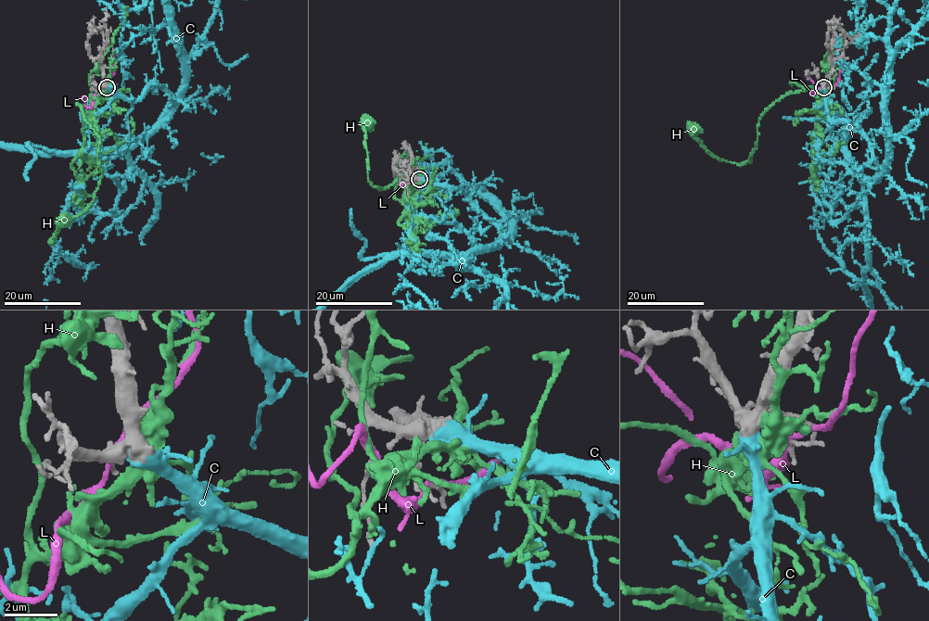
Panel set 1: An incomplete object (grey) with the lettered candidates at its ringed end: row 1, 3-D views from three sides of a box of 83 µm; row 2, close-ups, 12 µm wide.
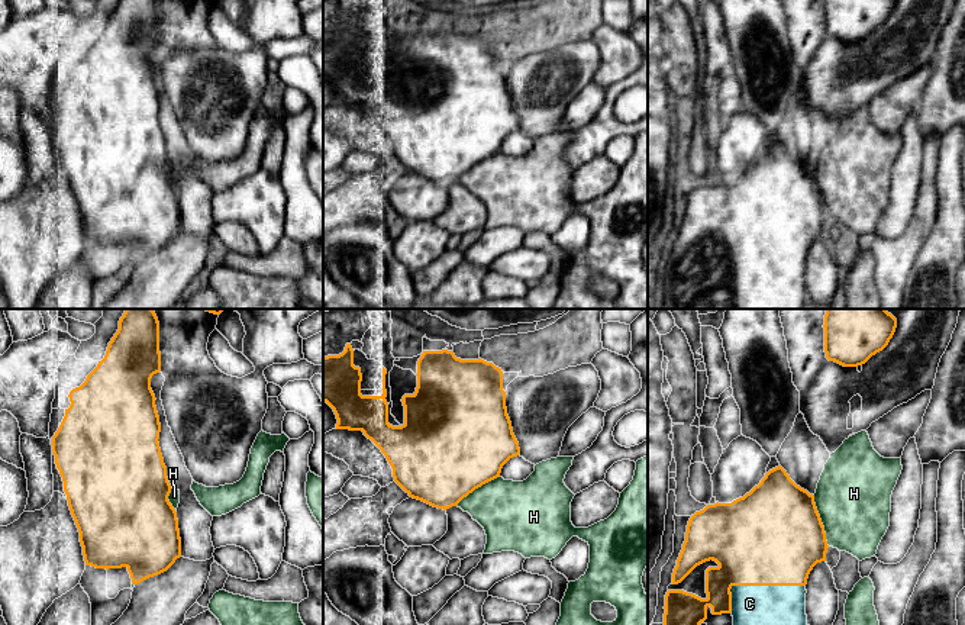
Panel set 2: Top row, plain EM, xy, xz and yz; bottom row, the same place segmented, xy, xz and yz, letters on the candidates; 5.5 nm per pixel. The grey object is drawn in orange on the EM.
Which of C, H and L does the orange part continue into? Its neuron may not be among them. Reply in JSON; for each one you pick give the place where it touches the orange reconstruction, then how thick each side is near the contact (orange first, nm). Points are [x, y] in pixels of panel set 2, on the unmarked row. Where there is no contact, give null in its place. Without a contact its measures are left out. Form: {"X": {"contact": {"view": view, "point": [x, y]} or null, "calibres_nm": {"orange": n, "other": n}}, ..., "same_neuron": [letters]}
{"C": {"contact": {"view": "yz", "point": [757, 260]}, "calibres_nm": {"orange": 500, "other": 400}}, "same_neuron": ["C"]}

